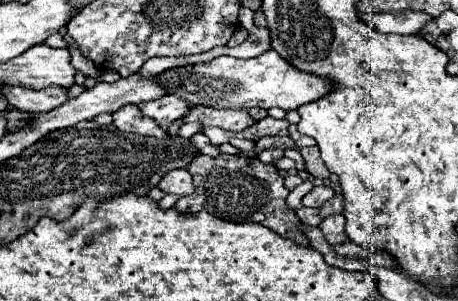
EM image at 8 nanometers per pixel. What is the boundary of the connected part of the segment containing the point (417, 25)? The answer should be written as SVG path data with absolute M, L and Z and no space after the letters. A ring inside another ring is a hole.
M398 11L398 13L370 13L364 15L364 21L384 35L398 33L398 35L410 35L420 33L422 27L432 21L430 15L424 15L424 11Z

